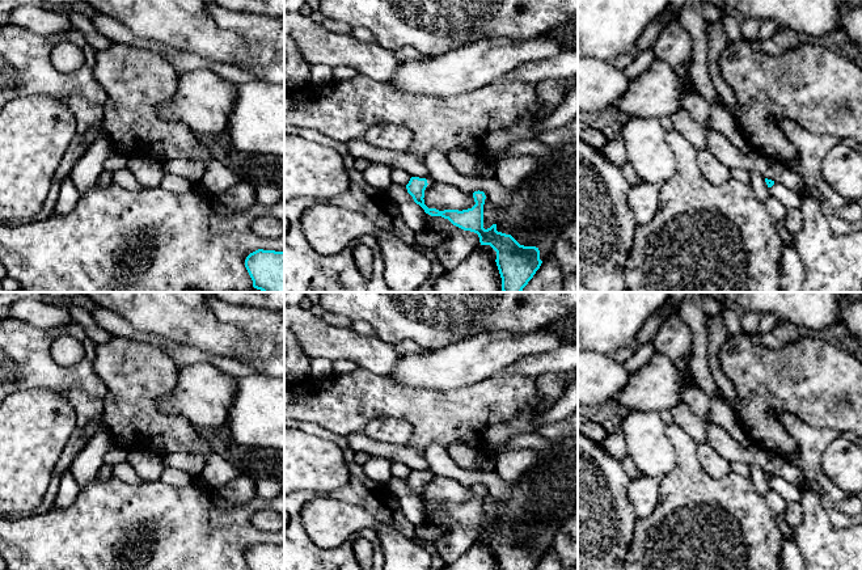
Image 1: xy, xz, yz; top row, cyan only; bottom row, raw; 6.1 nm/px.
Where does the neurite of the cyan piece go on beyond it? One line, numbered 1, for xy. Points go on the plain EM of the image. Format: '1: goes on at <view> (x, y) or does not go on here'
1: does not go on here

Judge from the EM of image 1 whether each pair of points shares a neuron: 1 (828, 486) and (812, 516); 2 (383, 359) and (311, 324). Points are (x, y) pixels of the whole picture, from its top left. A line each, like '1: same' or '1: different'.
1: different
2: same

